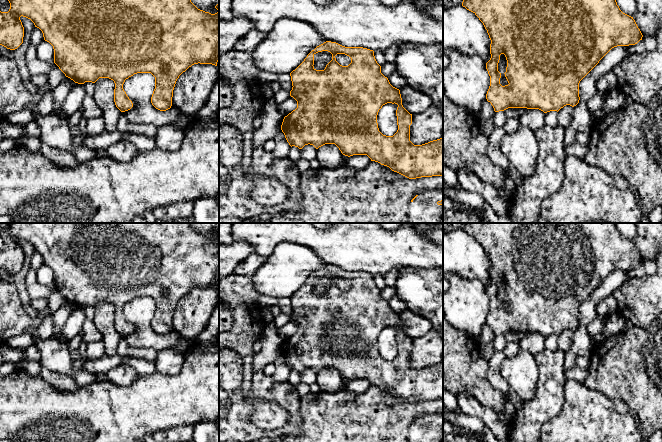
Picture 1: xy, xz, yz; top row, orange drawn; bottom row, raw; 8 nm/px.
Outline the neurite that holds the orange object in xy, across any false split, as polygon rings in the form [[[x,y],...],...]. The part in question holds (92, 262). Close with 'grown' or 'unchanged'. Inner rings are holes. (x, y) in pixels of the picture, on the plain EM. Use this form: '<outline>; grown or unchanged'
[[[8,223],[10,233],[8,236],[0,235],[0,269],[10,274],[17,273],[23,267],[24,251],[20,241],[30,243],[35,251],[39,252],[44,264],[49,266],[54,273],[54,287],[75,307],[95,307],[99,302],[109,302],[114,305],[114,326],[116,331],[125,336],[133,331],[132,325],[123,313],[126,303],[137,297],[151,297],[155,301],[155,313],[151,321],[152,329],[160,334],[166,335],[172,330],[173,314],[179,300],[194,288],[212,288],[217,290],[219,285],[219,236],[211,238],[198,233],[190,223]]]; unchanged

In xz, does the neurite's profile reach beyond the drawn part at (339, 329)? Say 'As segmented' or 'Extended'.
As segmented

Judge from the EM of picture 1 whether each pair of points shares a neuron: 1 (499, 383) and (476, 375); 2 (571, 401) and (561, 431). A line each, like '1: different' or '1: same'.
1: different
2: same

